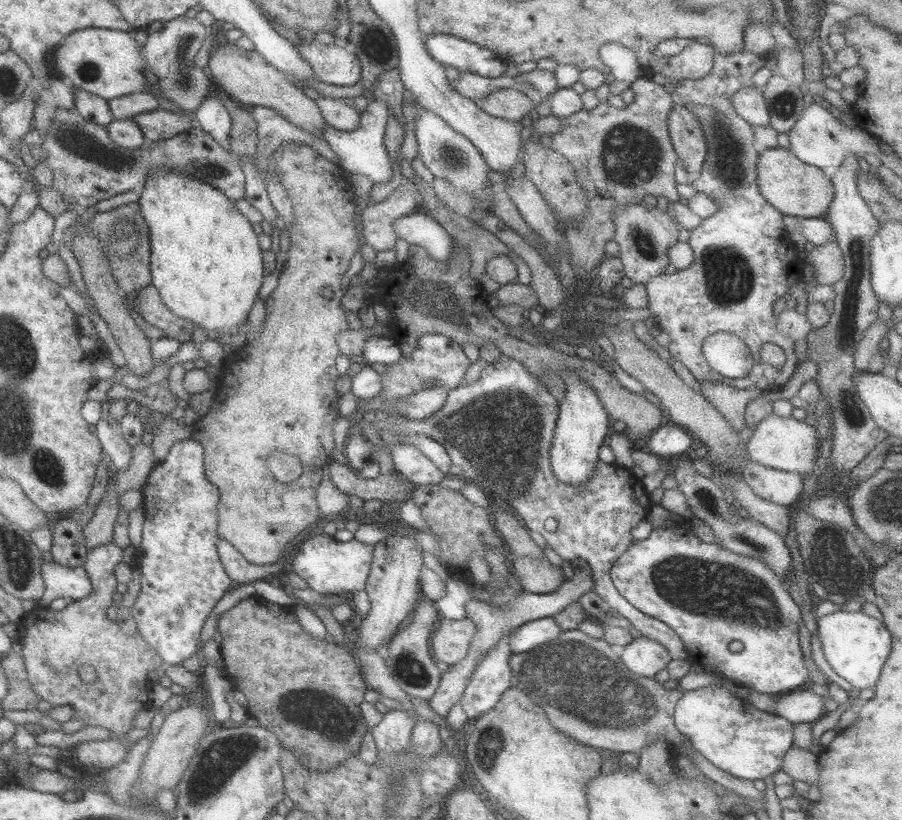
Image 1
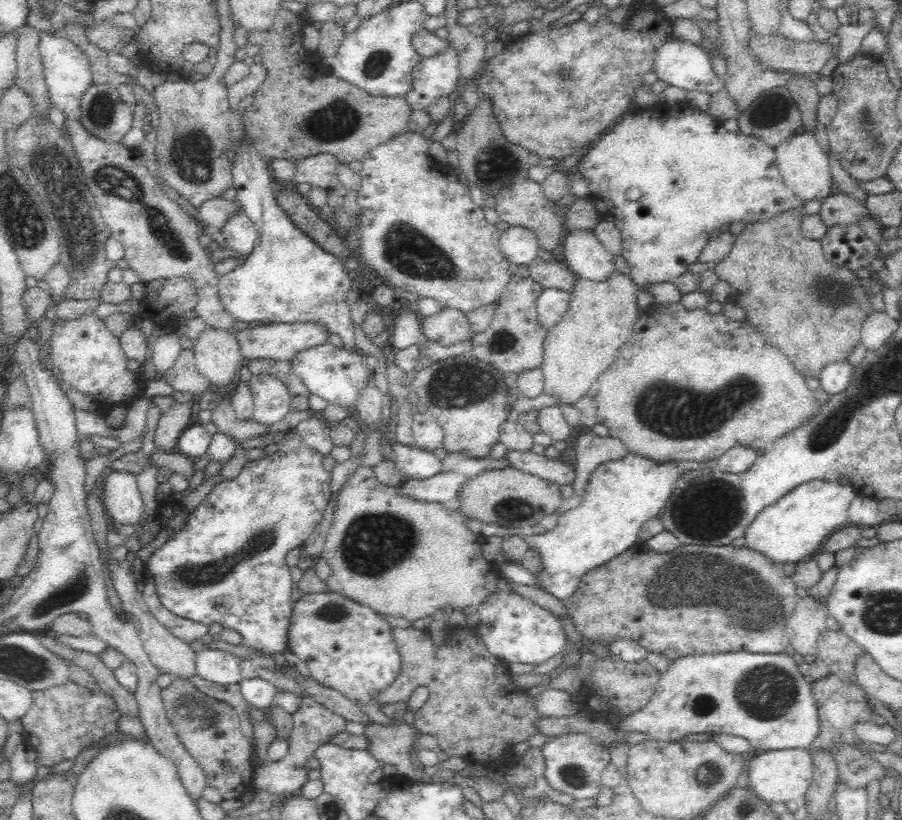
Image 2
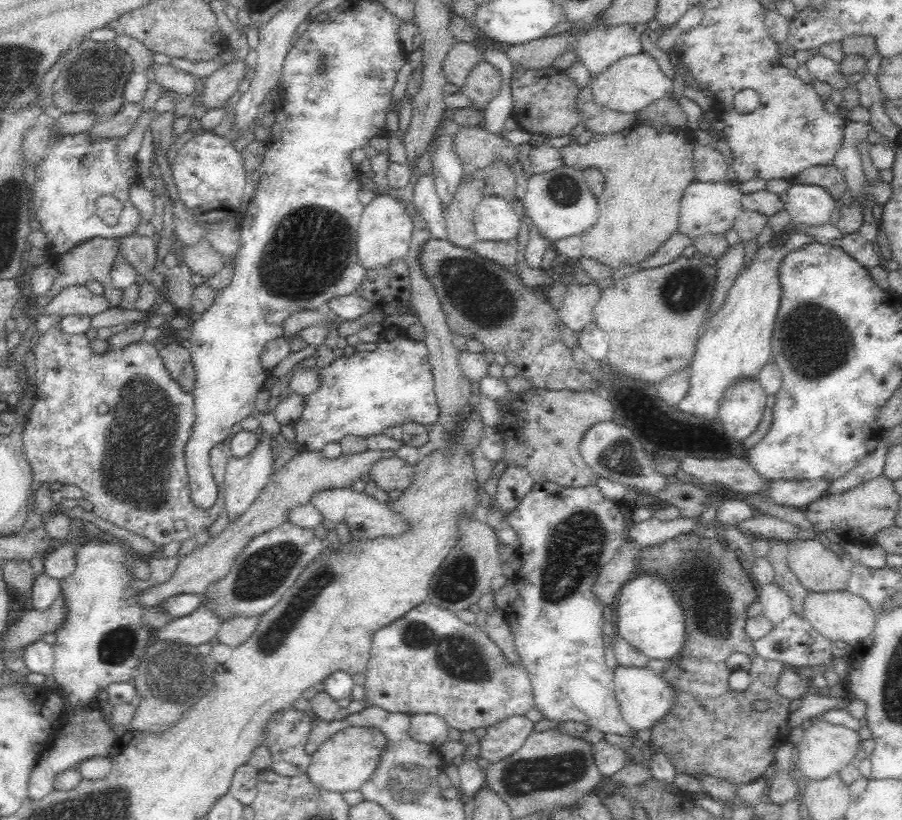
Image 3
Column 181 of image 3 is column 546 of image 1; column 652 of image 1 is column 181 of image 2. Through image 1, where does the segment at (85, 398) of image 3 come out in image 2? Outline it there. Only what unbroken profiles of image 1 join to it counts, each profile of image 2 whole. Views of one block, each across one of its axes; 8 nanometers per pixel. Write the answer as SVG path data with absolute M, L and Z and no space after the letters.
M148 572L144 574L144 590L142 594L149 611L175 638L183 640L190 646L195 640L202 639L209 632L209 626L205 626L198 621L186 620L176 616L162 606L156 595L156 585L152 581L152 576Z

